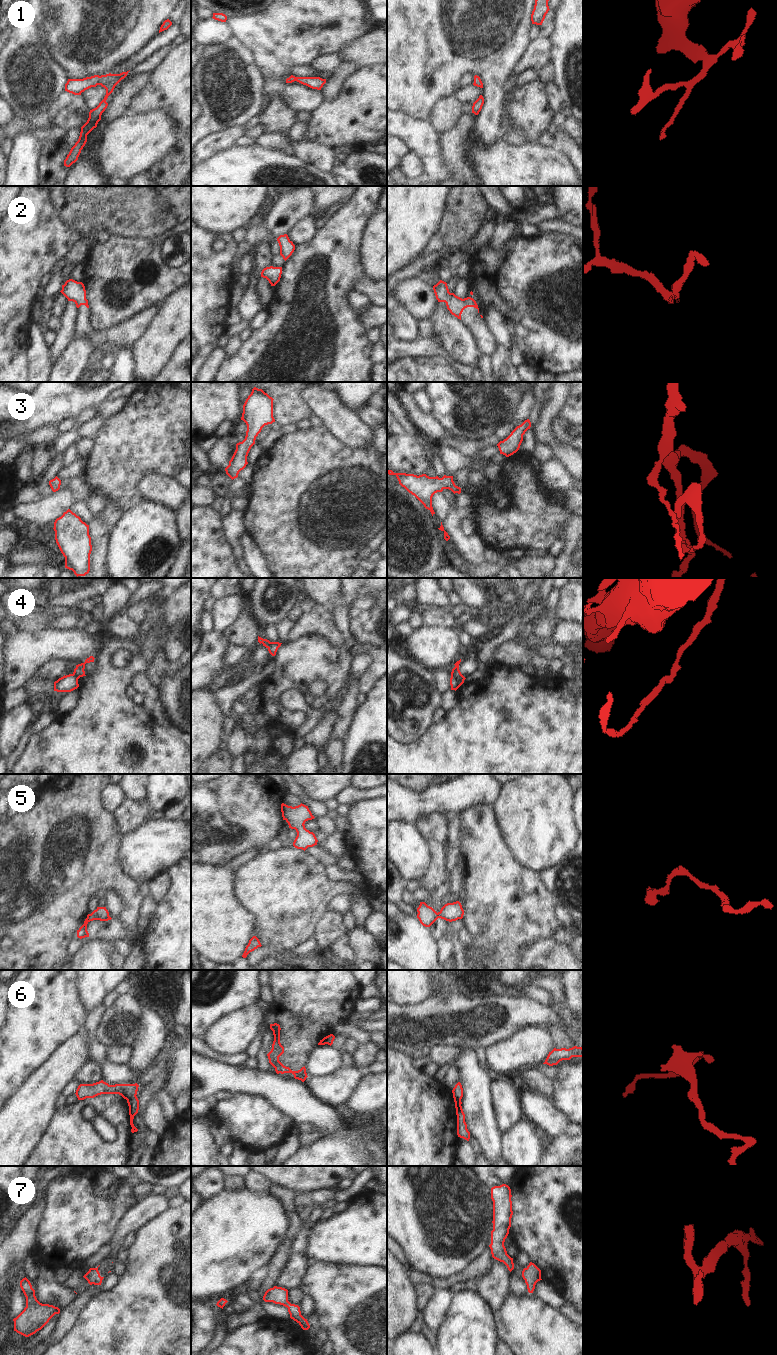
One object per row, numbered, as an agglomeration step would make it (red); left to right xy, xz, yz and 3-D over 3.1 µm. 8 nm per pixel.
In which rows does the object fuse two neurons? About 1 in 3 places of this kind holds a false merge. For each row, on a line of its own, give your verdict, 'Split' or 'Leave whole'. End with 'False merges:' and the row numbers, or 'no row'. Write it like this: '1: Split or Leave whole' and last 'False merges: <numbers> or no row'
1: Leave whole
2: Leave whole
3: Leave whole
4: Split
5: Leave whole
6: Split
7: Leave whole
False merges: 4, 6.

